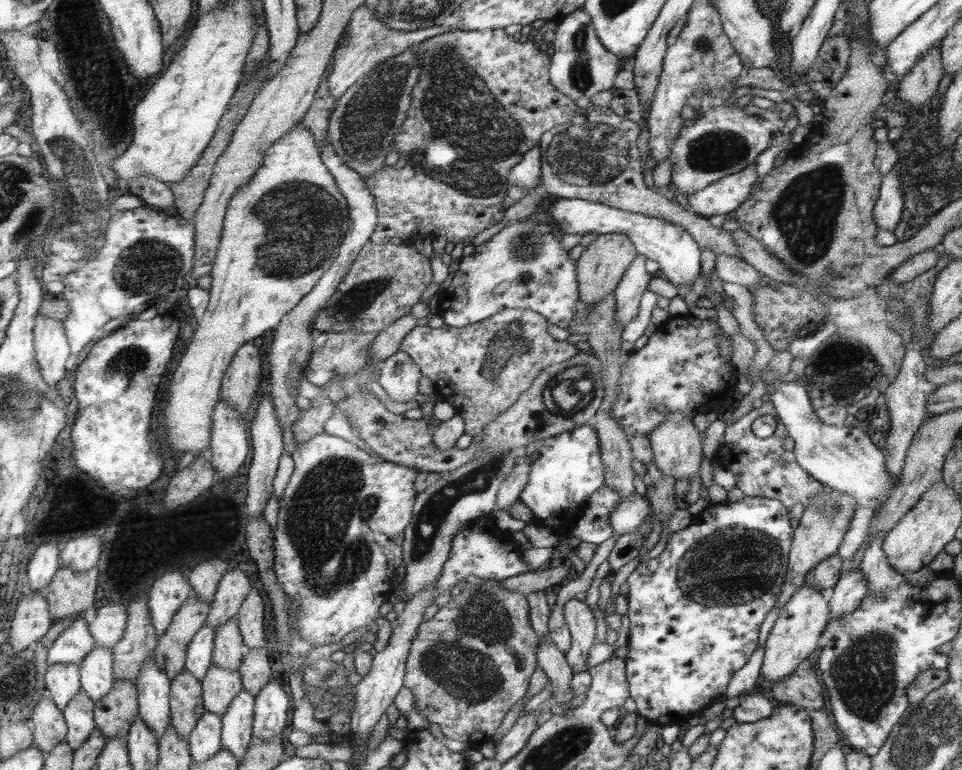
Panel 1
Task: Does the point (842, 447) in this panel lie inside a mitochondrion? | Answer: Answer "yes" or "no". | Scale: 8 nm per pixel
yes

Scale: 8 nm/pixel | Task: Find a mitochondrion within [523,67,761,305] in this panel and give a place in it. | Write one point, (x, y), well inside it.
(591, 154)

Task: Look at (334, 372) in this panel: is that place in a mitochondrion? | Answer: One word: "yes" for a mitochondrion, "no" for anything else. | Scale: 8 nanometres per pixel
yes

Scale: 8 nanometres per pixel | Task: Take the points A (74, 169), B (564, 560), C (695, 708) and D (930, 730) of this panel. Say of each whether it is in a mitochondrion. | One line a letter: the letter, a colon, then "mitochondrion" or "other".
A: mitochondrion
B: other
C: other
D: mitochondrion

